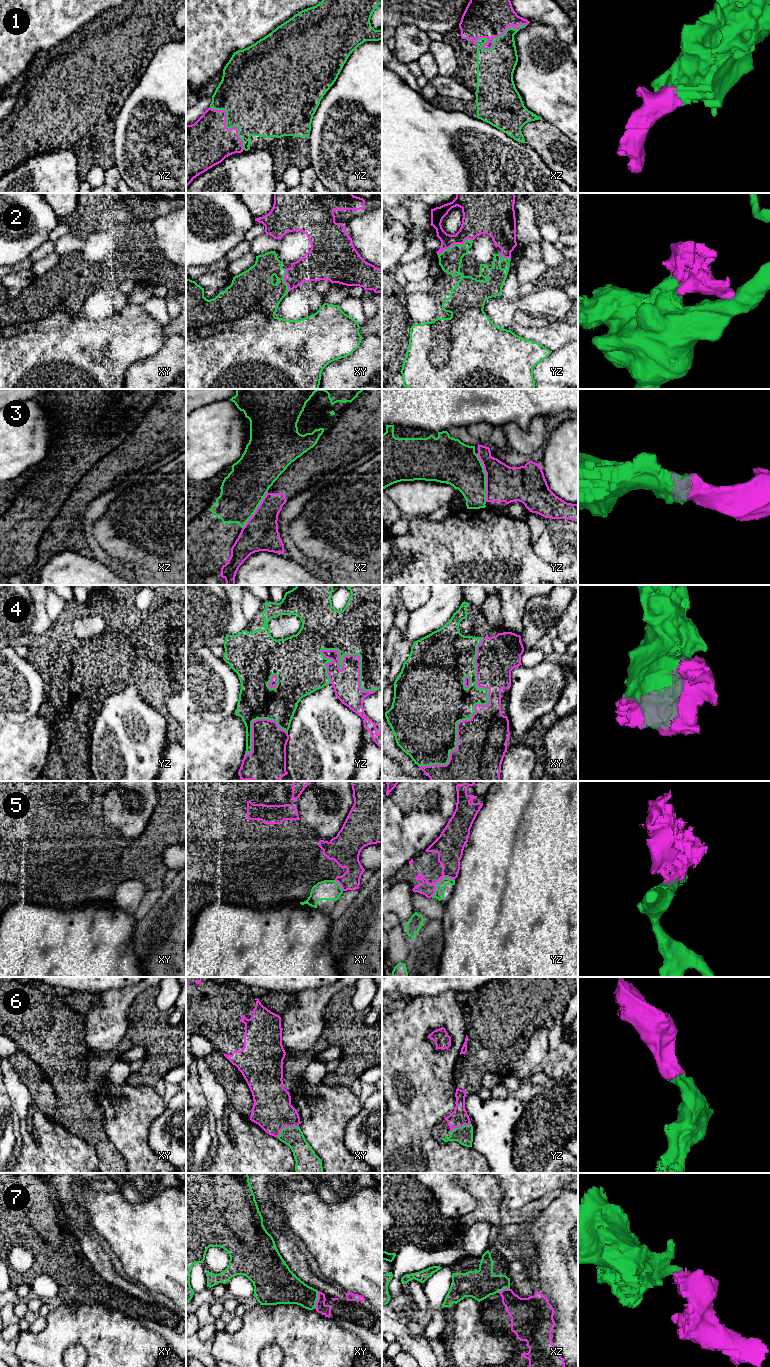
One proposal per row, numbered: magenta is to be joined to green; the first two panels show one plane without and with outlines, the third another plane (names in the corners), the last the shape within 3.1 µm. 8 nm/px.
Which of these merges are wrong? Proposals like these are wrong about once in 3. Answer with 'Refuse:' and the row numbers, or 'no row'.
Refuse: 3, 5

